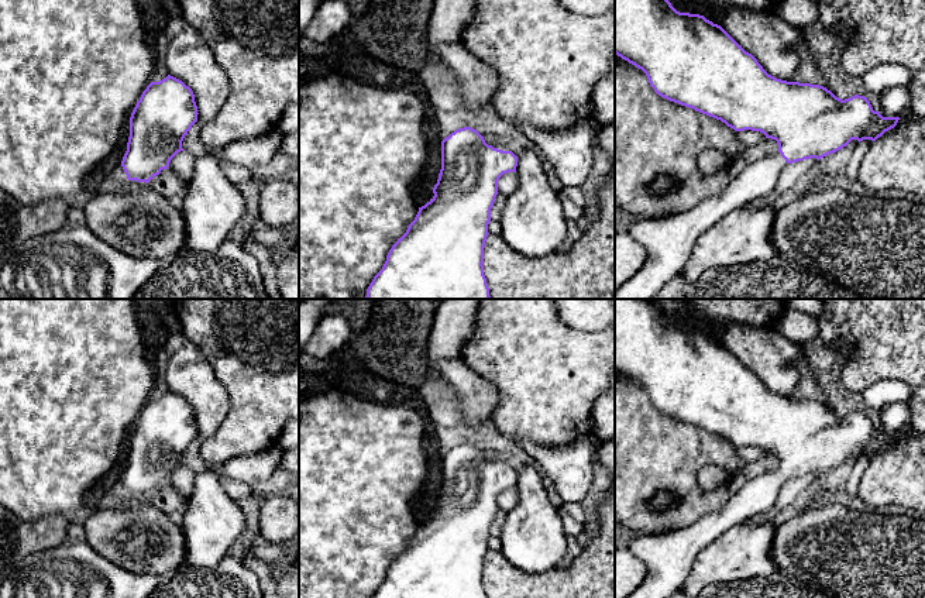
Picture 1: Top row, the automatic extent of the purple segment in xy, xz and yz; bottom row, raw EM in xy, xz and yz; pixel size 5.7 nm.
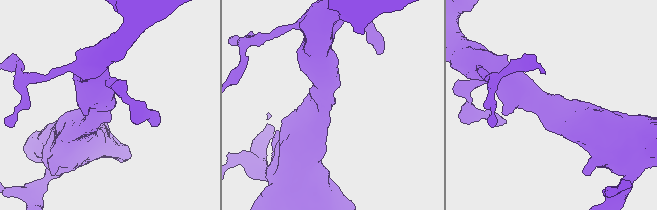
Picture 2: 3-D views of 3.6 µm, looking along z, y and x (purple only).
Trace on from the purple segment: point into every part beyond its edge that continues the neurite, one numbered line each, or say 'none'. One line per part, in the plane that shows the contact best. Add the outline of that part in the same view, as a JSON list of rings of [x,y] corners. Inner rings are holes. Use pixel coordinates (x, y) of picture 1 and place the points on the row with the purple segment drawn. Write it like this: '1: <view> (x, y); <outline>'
1: xy (182, 164); [[[180,151],[171,159],[168,169],[175,172],[179,179],[189,183],[193,176],[196,159],[197,158],[192,152]]]

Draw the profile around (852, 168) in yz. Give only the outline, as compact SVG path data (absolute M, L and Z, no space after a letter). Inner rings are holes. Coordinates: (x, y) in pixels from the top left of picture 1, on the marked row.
M863 140L853 150L853 152L847 161L847 165L845 168L846 175L847 175L847 181L850 181L850 182L857 181L860 162L871 144L873 144L871 140Z

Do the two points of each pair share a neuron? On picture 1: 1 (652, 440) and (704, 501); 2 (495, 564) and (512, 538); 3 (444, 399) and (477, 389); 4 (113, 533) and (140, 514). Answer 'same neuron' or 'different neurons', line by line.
1: same neuron
2: different neurons
3: different neurons
4: same neuron

